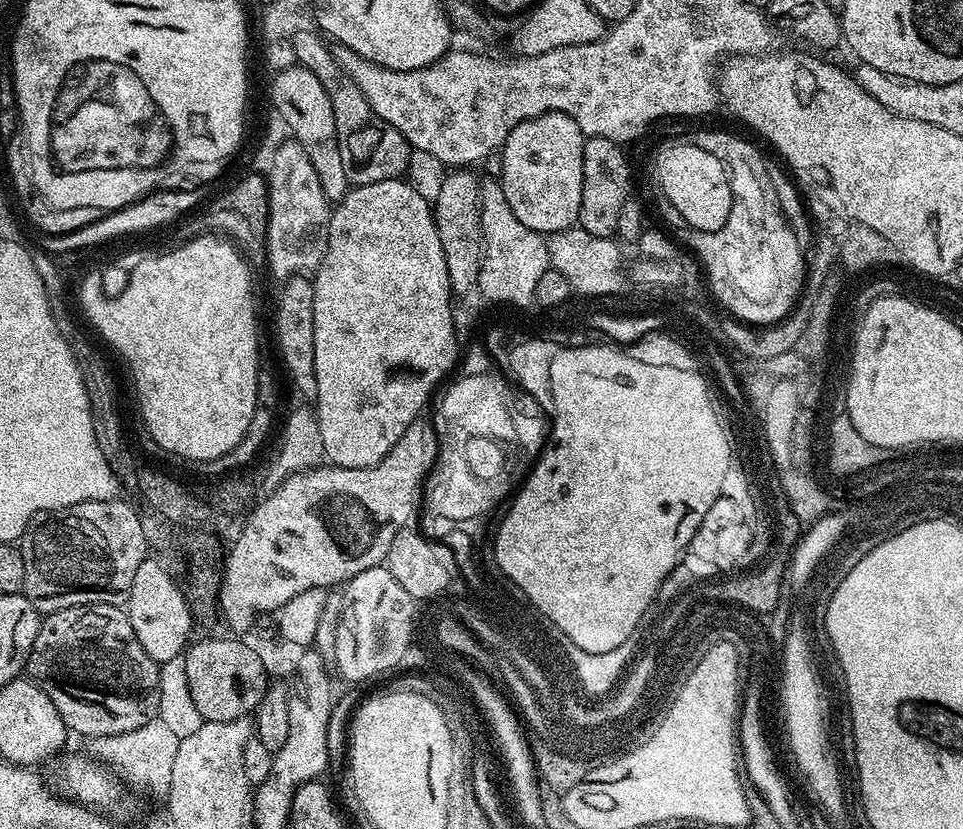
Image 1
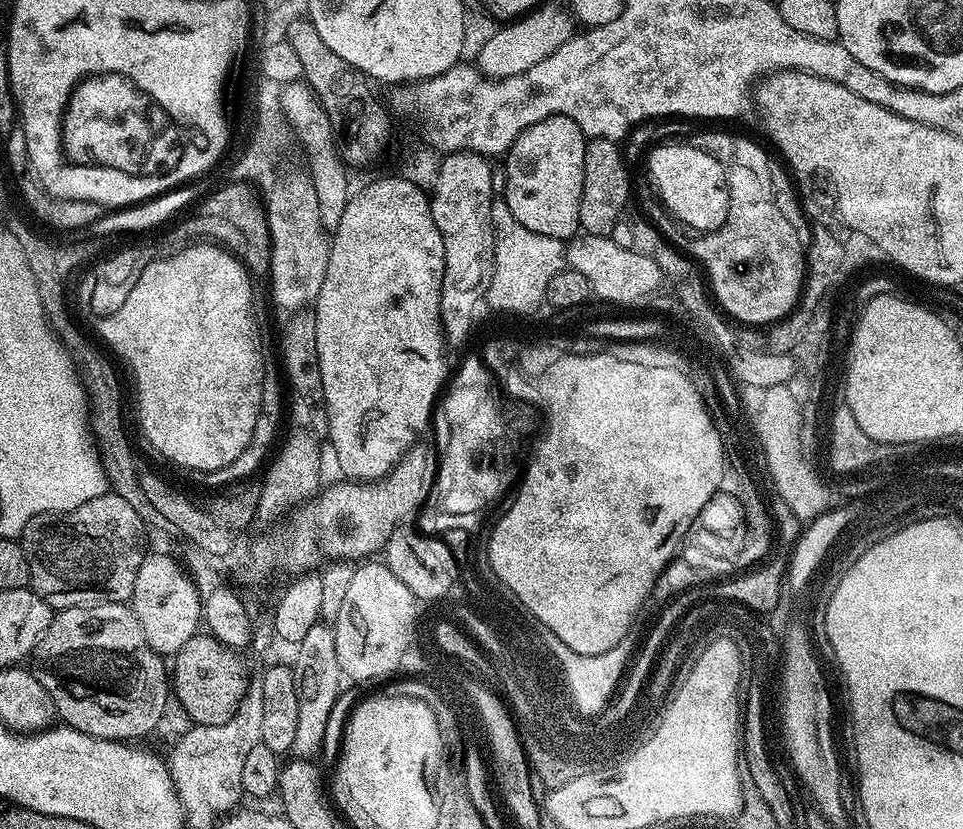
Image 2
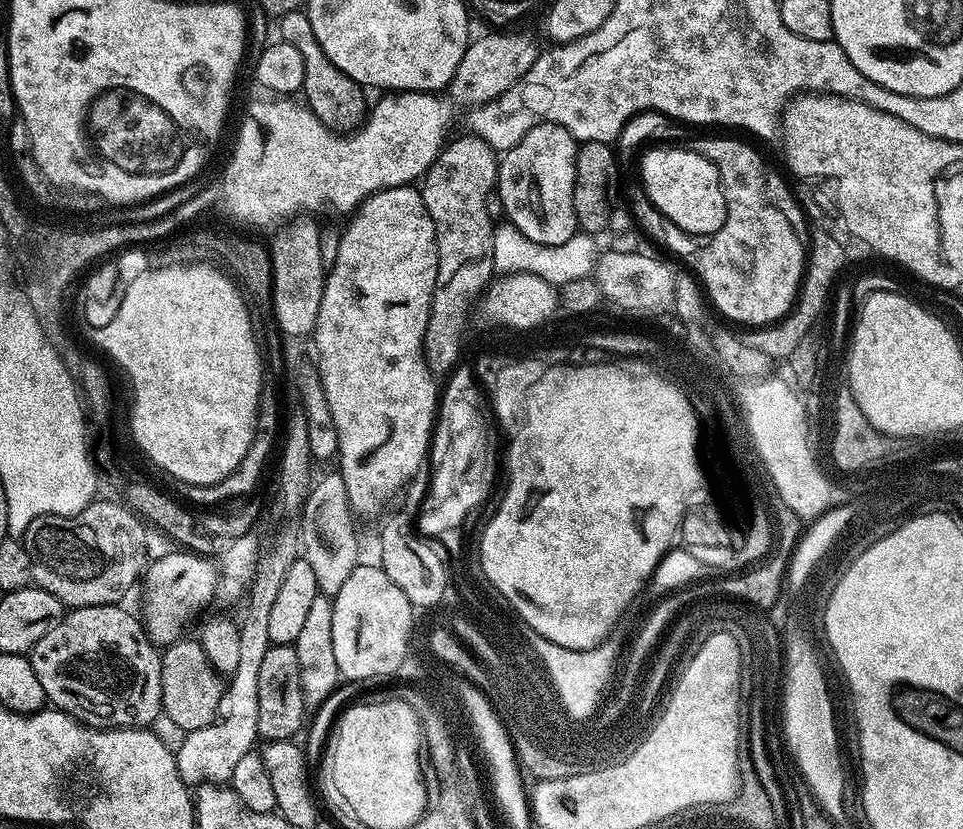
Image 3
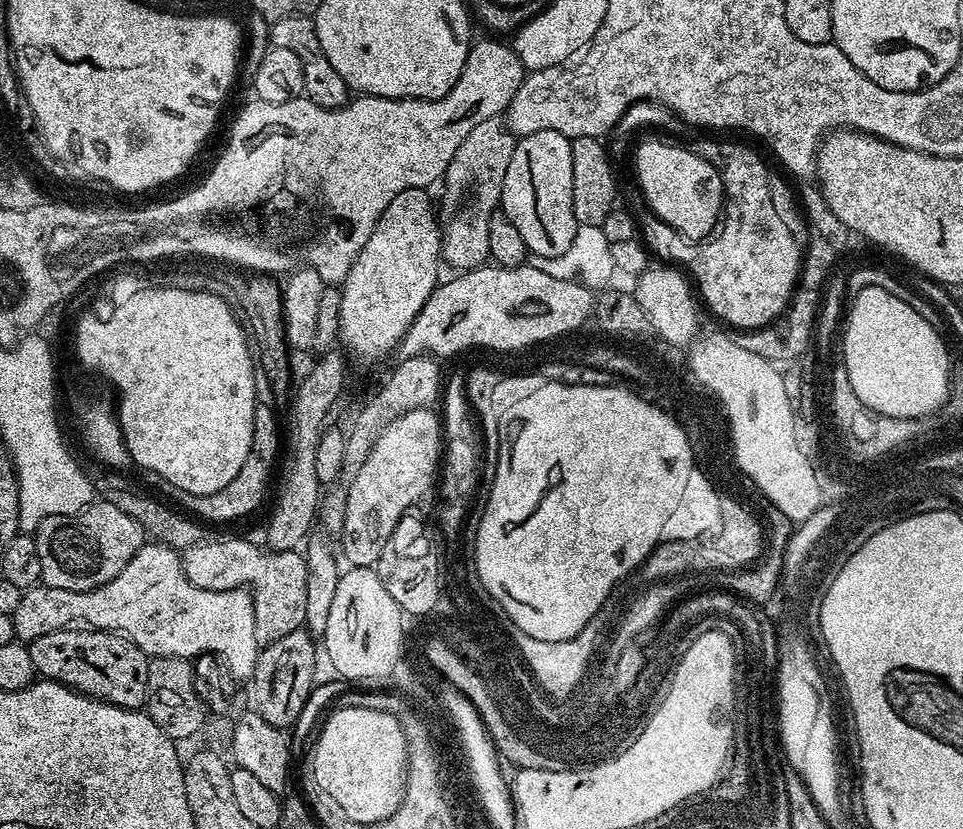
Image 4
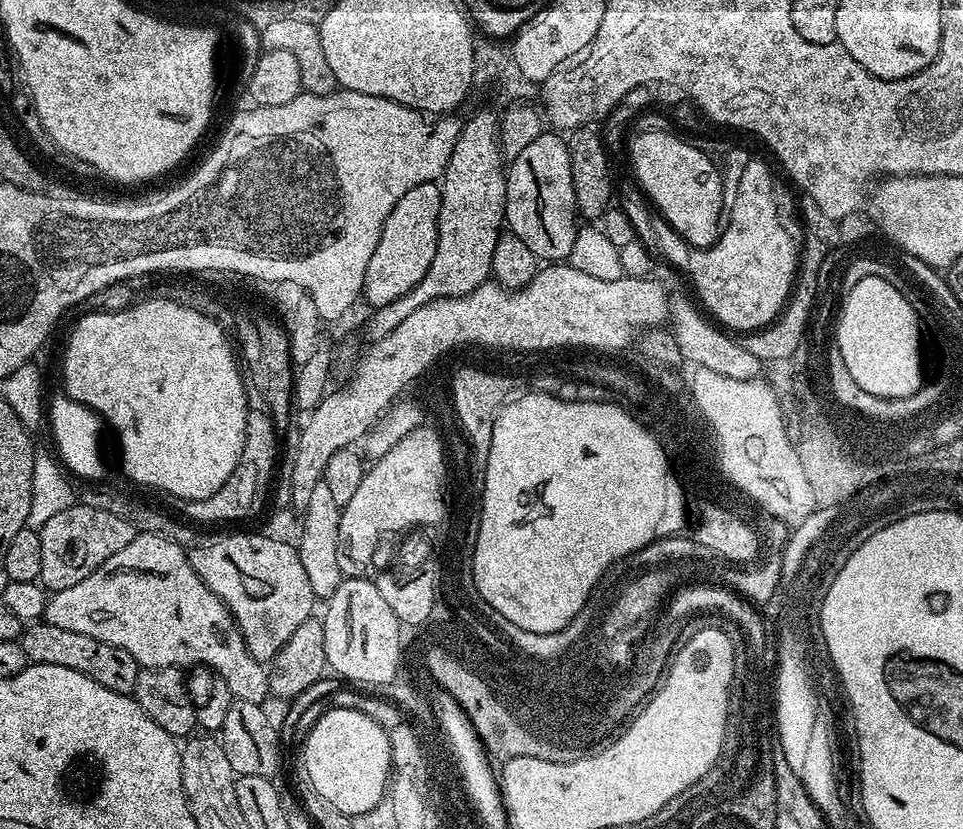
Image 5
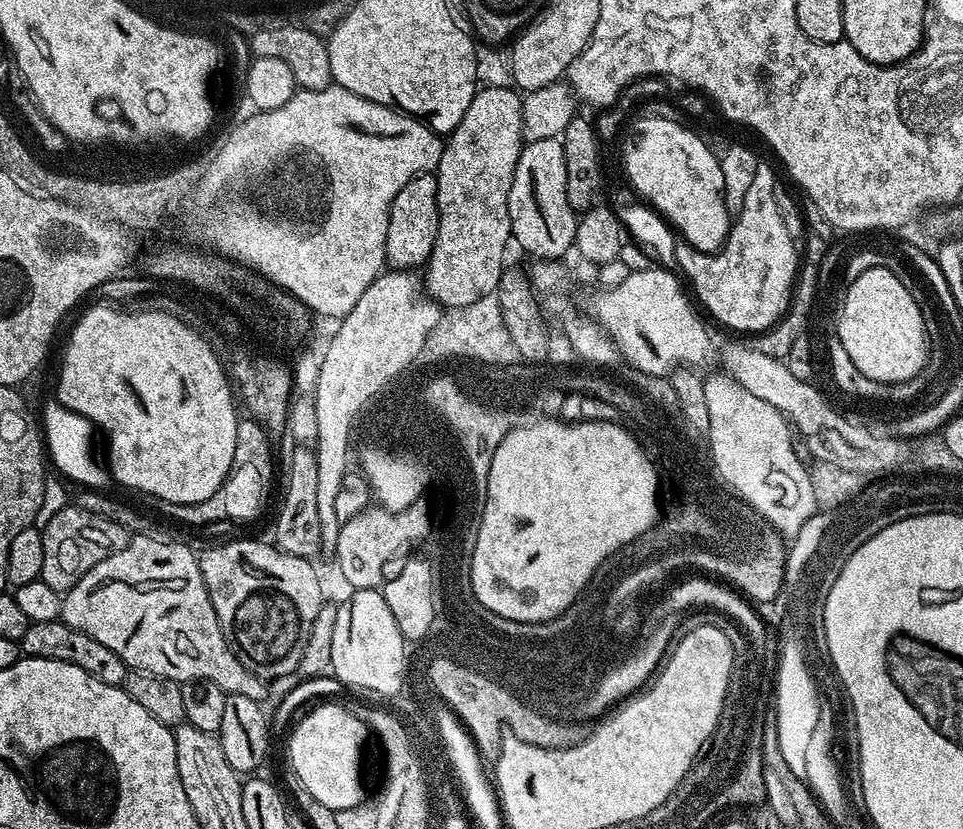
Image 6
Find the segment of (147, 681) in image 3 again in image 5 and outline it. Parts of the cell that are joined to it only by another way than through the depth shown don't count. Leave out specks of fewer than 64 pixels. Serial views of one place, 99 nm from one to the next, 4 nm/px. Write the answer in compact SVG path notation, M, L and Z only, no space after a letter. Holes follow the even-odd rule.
M43 622L29 623L20 635L19 642L33 664L66 666L70 670L78 670L94 678L94 682L106 686L106 690L125 694L136 691L140 664L134 658L130 658L126 650L118 650L118 646L110 646L106 642L98 642L98 638L86 638L86 634L74 634L74 630L62 630L62 626Z

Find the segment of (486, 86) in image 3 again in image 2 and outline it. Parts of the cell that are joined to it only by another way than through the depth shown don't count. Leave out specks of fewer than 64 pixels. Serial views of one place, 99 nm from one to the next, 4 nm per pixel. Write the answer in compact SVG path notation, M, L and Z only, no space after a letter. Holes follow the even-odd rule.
M541 6L521 19L497 27L500 29L481 46L480 53L477 54L476 60L474 59L480 75L494 80L505 80L507 76L530 70L530 66L538 66L542 58L554 54L554 50L566 43L574 34L573 21L569 13L564 12Z

